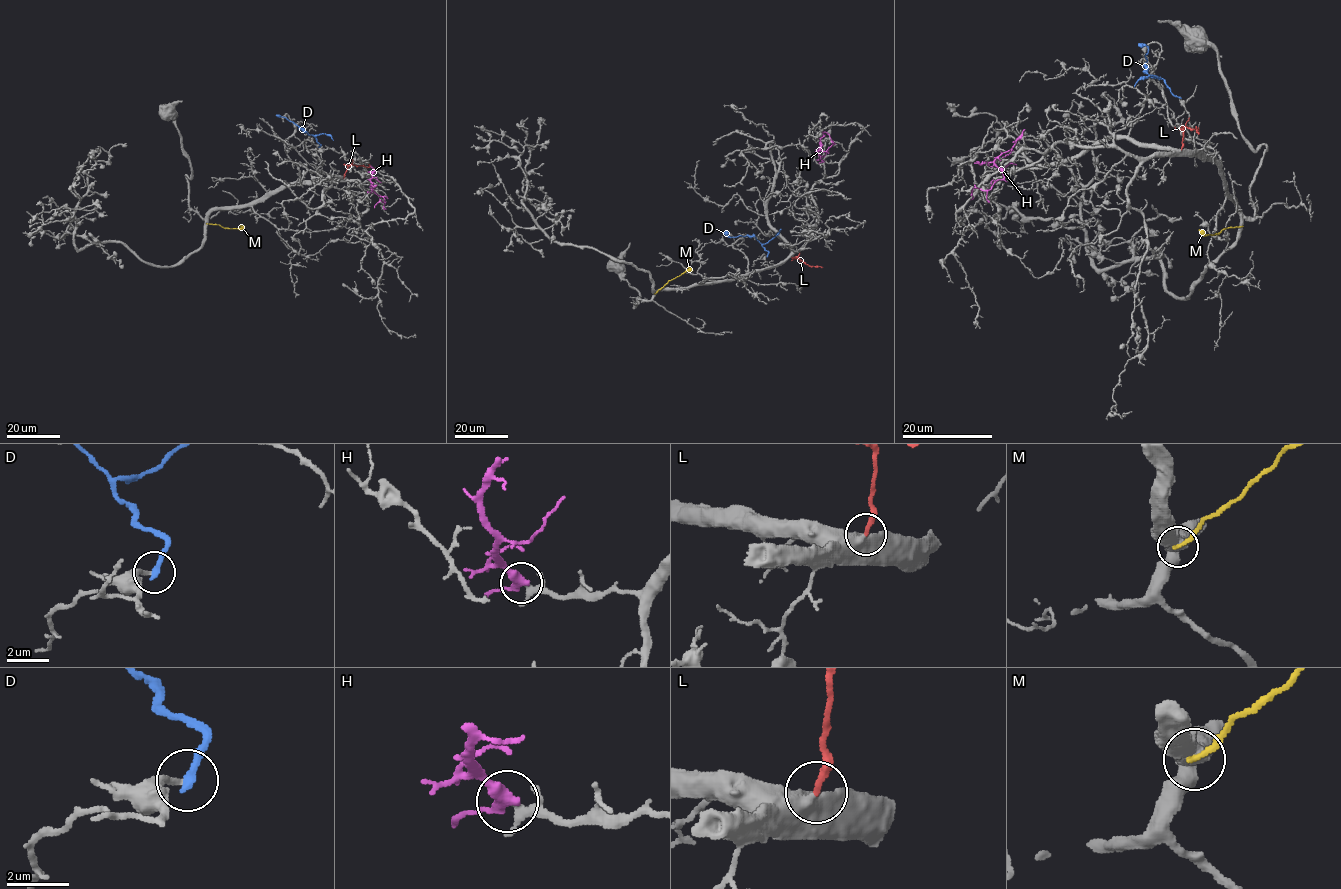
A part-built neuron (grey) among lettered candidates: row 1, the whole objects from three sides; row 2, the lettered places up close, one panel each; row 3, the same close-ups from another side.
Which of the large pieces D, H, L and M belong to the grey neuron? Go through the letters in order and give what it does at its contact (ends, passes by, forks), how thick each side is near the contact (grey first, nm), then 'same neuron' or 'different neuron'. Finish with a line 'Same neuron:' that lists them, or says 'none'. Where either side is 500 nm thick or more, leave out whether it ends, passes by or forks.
D: it ends | 190/280 nm | different neuron
H: it passes by | 300/400 nm | different neuron
L: 650/240 nm | same neuron
M: 600/200 nm | different neuron
Same neuron: L

